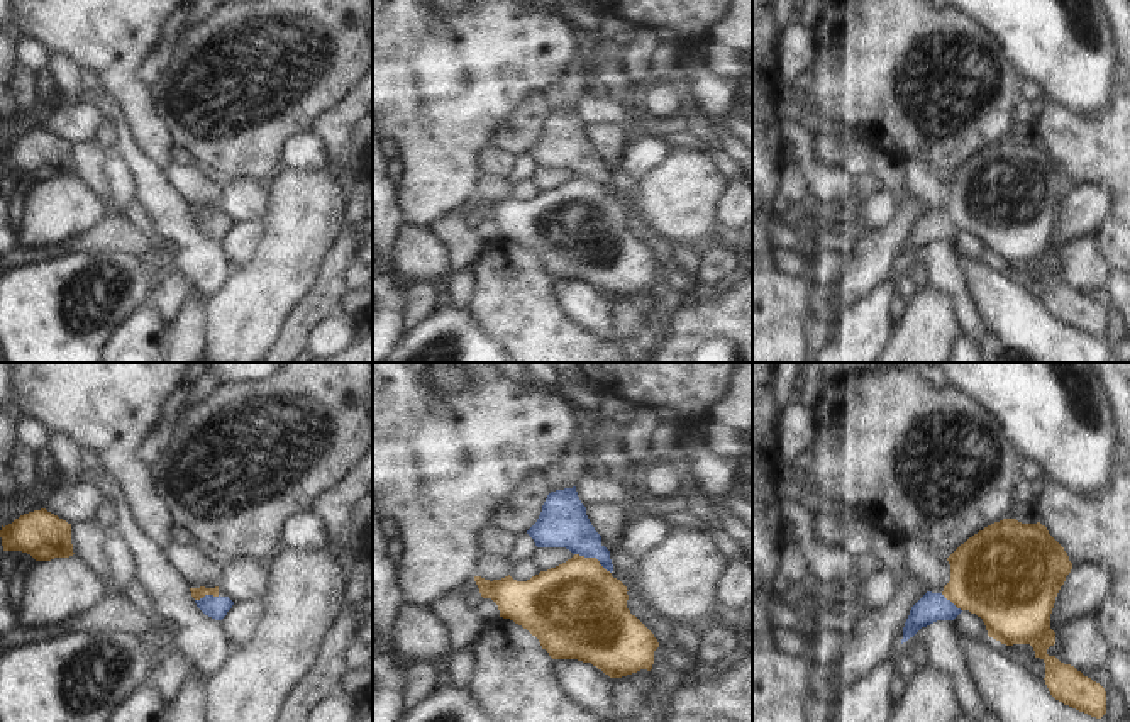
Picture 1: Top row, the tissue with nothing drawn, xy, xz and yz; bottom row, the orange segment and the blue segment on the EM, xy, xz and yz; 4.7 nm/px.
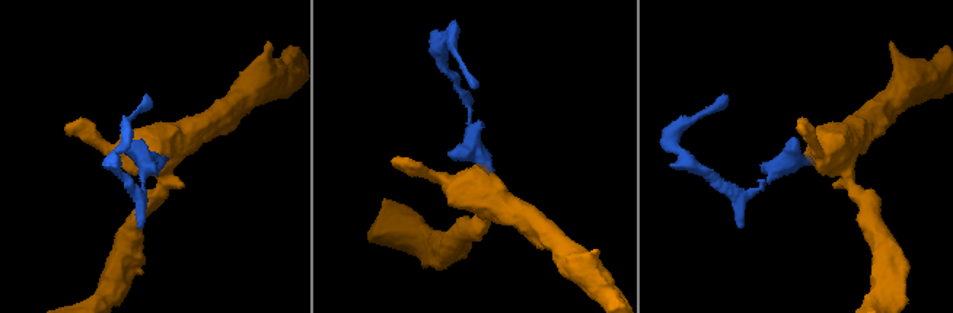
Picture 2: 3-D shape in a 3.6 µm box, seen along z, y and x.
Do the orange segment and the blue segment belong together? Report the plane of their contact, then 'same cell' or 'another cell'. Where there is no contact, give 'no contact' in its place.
meets orange in xz; another cell

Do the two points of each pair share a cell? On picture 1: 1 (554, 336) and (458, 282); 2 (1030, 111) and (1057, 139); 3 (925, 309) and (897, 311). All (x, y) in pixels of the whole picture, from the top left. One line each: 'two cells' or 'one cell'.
1: two cells
2: two cells
3: two cells

